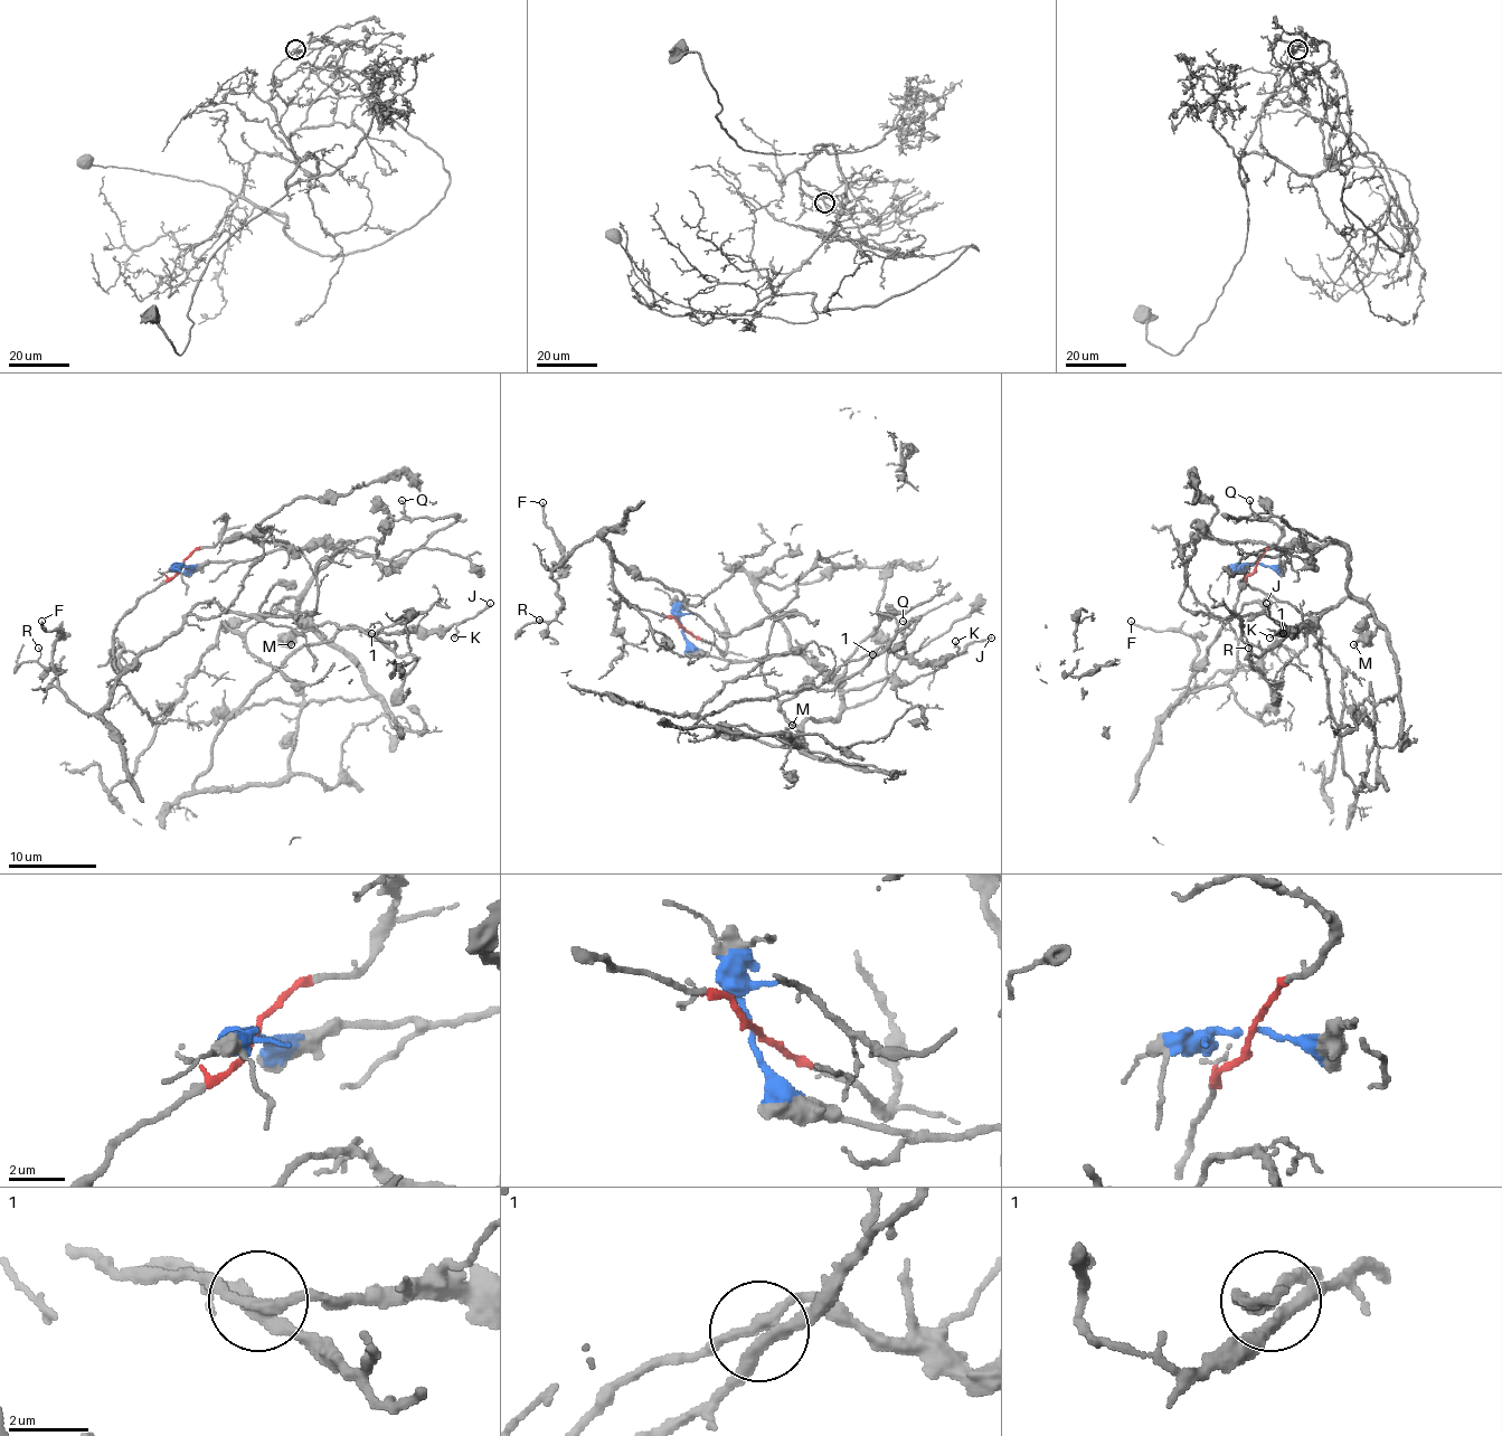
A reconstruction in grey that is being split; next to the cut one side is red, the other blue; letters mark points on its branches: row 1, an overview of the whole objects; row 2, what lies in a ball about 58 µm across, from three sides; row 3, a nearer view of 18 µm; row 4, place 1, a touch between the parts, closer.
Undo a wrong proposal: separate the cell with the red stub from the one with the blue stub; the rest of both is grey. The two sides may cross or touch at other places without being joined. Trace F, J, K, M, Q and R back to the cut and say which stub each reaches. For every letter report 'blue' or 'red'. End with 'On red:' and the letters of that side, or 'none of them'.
F: red
J: blue
K: blue
M: blue
Q: blue
R: red
On red: F, R

